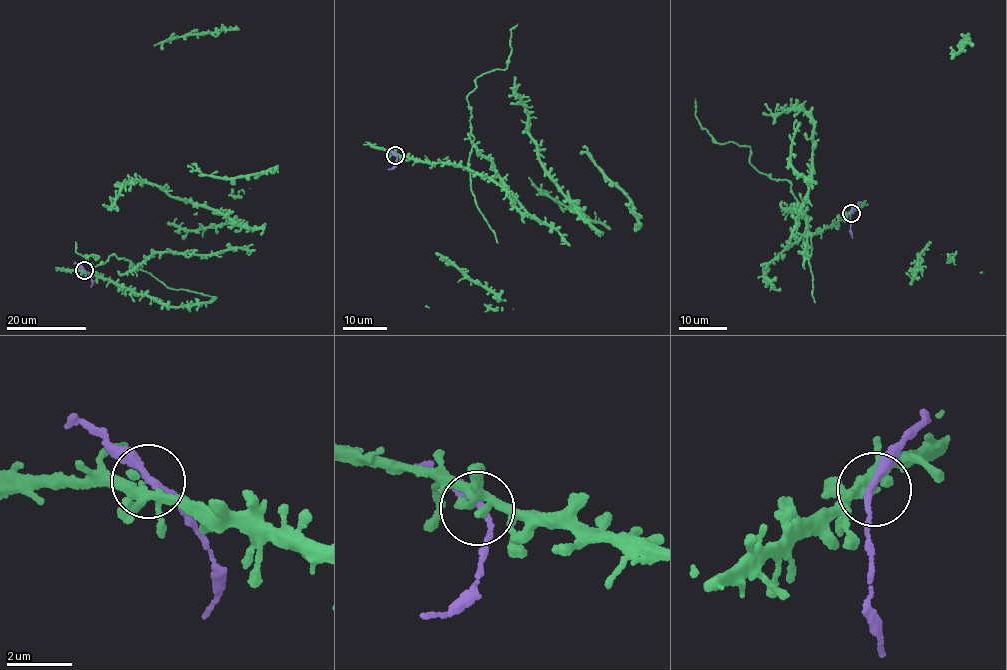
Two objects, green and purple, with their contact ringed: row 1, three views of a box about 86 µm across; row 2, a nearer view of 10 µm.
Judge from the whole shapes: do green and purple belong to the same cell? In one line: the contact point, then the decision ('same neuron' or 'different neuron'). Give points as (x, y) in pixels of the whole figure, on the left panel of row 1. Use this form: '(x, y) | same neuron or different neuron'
(84, 270) | same neuron

